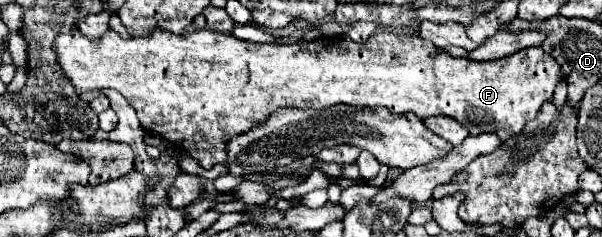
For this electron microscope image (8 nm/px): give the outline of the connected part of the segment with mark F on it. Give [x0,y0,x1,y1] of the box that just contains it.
[55,30,563,170]

